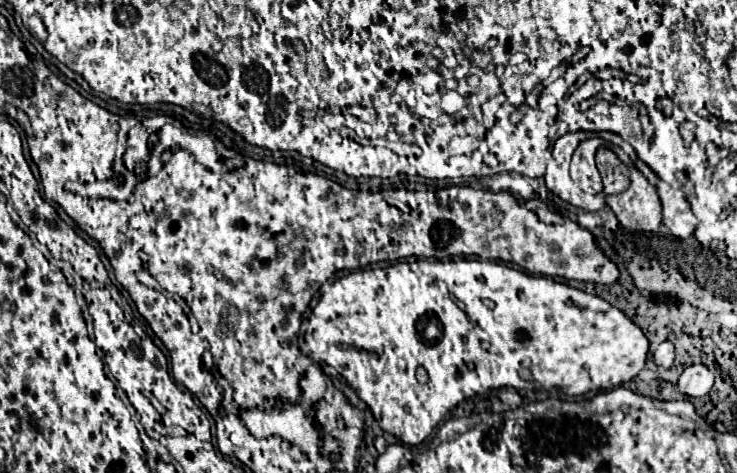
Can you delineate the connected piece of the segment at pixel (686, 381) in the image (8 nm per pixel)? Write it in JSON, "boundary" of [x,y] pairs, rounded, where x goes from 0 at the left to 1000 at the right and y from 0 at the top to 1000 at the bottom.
{"boundary":[[[934,774],[920,803],[920,820],[931,837],[958,837],[969,812],[969,791],[955,774]]]}

